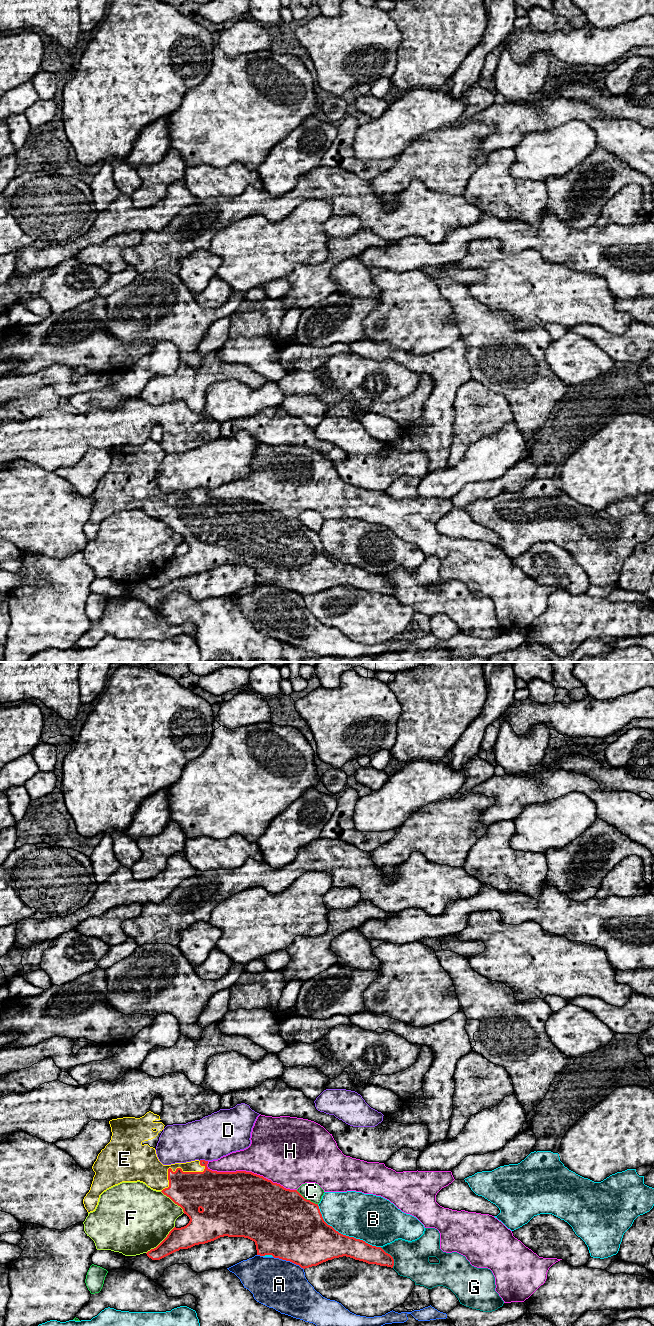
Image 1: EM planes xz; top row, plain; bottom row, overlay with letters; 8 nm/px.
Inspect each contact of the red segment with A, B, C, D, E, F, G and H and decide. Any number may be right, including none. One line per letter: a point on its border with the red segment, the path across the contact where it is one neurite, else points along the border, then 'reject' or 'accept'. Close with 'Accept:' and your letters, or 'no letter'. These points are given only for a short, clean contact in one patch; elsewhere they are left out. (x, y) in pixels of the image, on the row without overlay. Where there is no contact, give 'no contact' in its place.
A: xz (288, 588) | reject
B: xz (344, 563) | reject
C: xz (306, 527) | reject
D: xz (203, 488) | reject
E: xz (176, 498) | across xz (191, 519), (176, 503), (176, 498), (145, 495) | accept
F: xz (162, 569) | reject
G: xz (391, 584) | reject
H: xz (251, 500) | reject
Accept: E

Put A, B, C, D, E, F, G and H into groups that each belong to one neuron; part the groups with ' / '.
A / B / C / D / E / F / G / H

